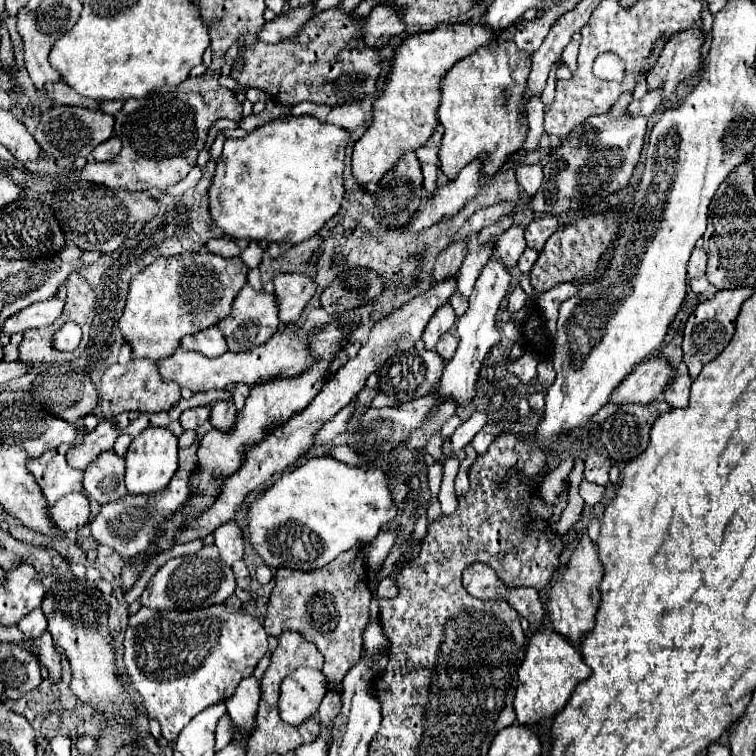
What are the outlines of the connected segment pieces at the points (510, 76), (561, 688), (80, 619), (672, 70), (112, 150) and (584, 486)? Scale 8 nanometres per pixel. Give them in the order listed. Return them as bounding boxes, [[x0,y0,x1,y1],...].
[[437,40,529,180],[515,630,591,724],[17,542,135,724],[647,22,705,100],[93,136,121,162],[579,480,603,506]]

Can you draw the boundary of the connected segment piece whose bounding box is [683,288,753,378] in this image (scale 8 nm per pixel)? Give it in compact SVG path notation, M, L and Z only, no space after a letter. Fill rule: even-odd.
M731 288L731 290L719 290L711 300L701 302L693 314L689 316L685 324L685 336L683 336L683 362L689 368L689 374L693 378L699 376L701 366L711 362L715 356L723 352L723 348L729 344L735 332L735 320L741 312L741 306L745 300L749 300L753 294L753 288Z

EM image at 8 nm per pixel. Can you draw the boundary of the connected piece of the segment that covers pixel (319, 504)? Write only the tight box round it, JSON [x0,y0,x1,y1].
[245,456,397,570]

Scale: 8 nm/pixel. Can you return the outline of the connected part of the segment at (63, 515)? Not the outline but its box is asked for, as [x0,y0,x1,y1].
[49,492,89,532]

